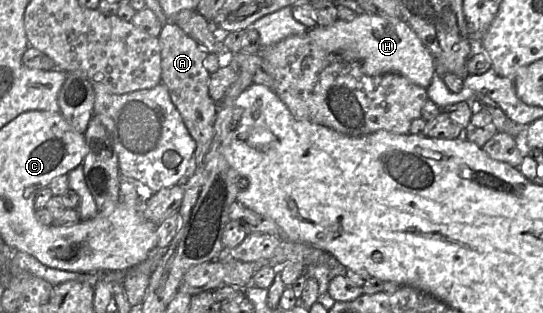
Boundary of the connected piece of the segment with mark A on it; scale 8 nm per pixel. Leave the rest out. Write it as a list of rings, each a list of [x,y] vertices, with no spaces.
[[[168,22],[163,26],[161,33],[159,34],[159,45],[161,51],[161,83],[167,88],[172,103],[179,111],[184,124],[196,143],[194,163],[197,168],[203,164],[209,150],[213,138],[213,122],[217,111],[217,103],[214,102],[208,94],[210,73],[203,64],[208,55],[208,51],[172,22]]]

